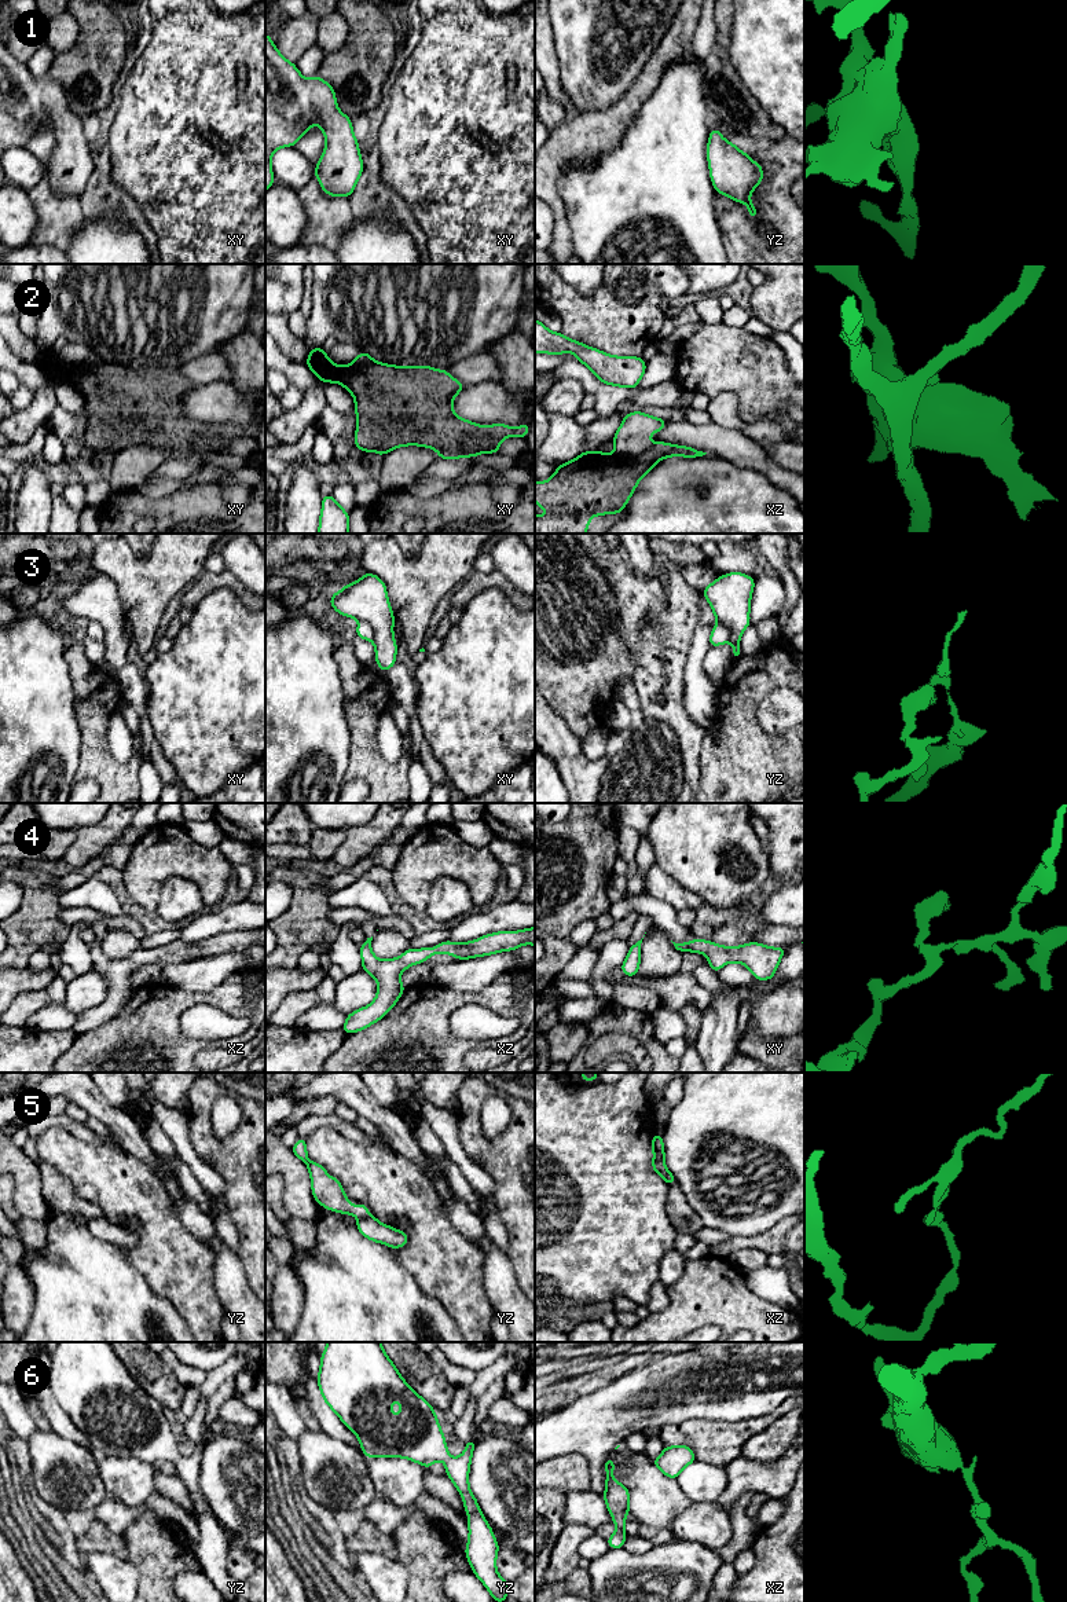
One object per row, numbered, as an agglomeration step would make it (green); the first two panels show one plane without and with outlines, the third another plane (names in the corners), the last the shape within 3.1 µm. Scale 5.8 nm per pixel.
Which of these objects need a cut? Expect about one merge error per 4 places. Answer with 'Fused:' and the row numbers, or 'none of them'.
Fused: 2, 3, 5

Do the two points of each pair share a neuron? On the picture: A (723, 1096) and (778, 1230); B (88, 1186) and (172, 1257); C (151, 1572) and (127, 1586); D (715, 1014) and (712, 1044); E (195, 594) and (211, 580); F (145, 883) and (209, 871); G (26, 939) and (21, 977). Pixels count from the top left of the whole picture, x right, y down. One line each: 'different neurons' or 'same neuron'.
A: different neurons
B: same neuron
C: different neurons
D: same neuron
E: same neuron
F: same neuron
G: different neurons

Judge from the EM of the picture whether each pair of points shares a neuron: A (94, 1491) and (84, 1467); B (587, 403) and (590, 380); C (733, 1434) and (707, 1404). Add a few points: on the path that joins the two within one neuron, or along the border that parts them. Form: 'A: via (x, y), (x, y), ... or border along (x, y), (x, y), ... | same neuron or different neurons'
A: via (88, 1485), (84, 1481), (84, 1473) | same neuron
B: border along (586, 392), (594, 398), (594, 407) | different neurons
C: border along (752, 1418), (737, 1422), (688, 1421) | different neurons

